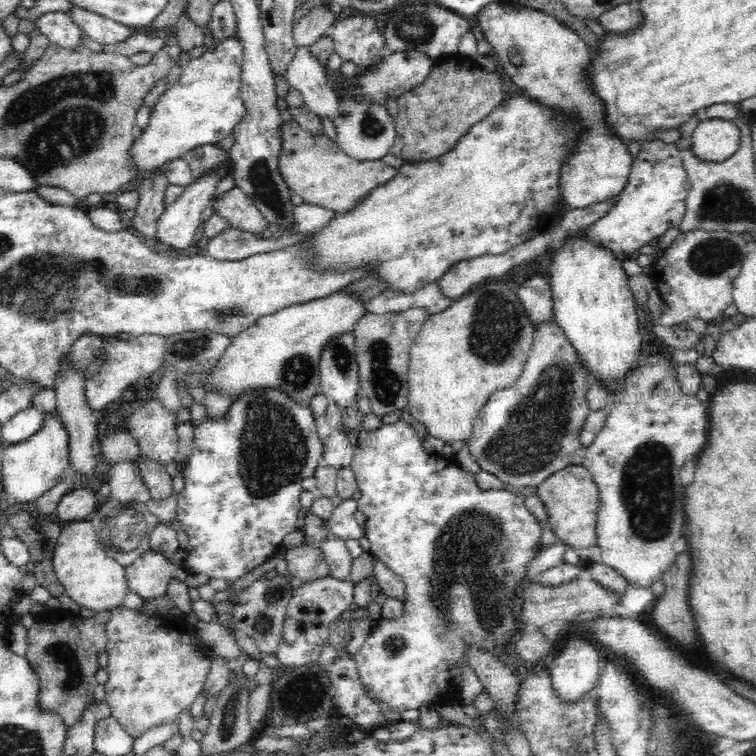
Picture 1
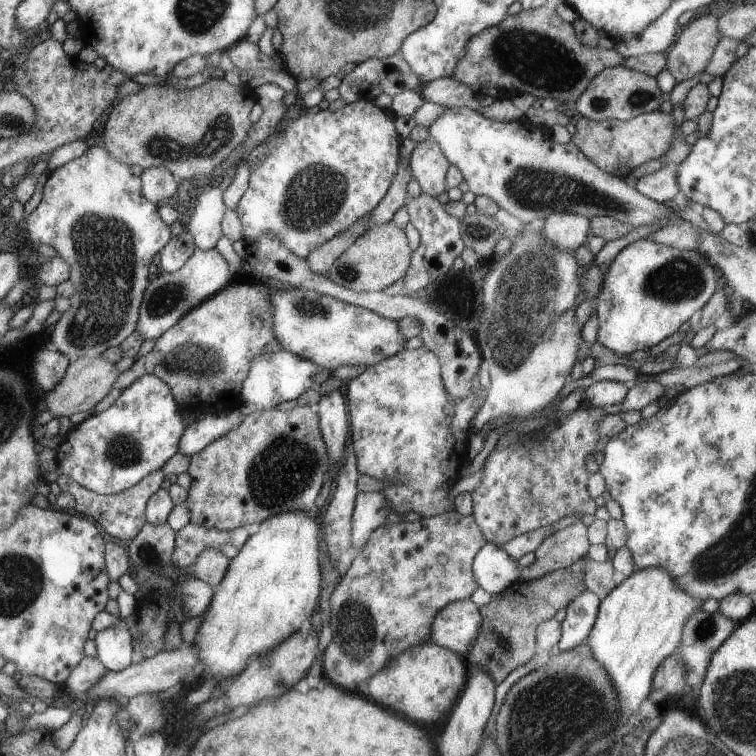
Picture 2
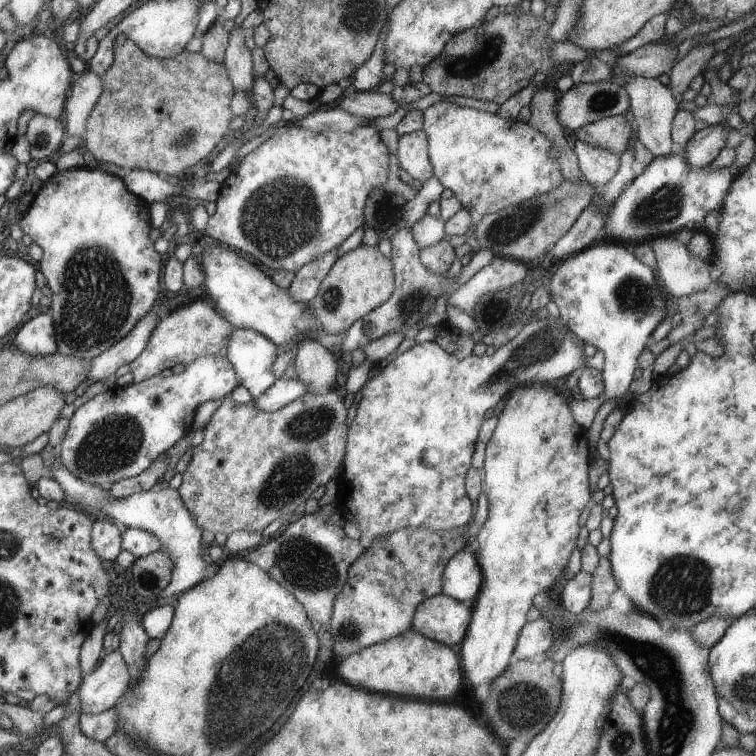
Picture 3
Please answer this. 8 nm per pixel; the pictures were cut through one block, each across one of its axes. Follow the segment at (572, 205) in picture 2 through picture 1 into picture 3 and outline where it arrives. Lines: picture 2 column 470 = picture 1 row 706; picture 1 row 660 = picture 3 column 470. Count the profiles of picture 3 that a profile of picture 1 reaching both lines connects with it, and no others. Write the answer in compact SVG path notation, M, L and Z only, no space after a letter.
M445 101L423 111L433 176L453 192L474 221L506 206L521 205L530 198L557 190L565 181L561 164L550 158L553 143L529 123Z

